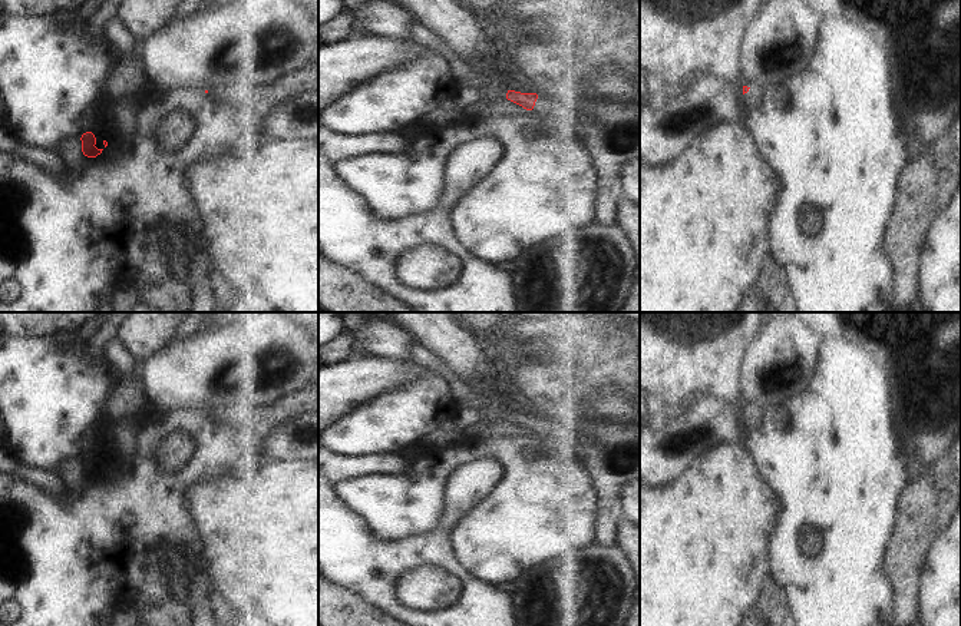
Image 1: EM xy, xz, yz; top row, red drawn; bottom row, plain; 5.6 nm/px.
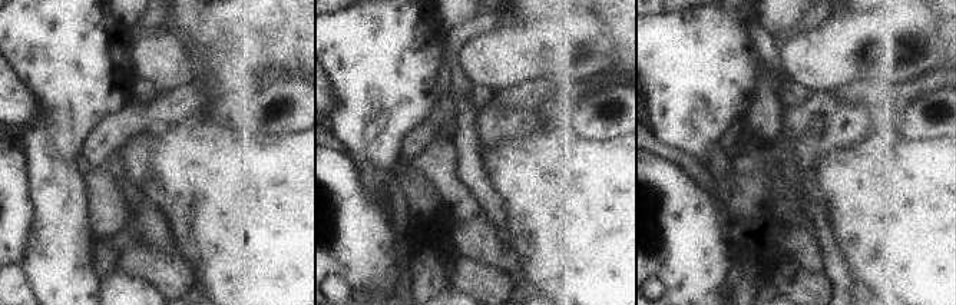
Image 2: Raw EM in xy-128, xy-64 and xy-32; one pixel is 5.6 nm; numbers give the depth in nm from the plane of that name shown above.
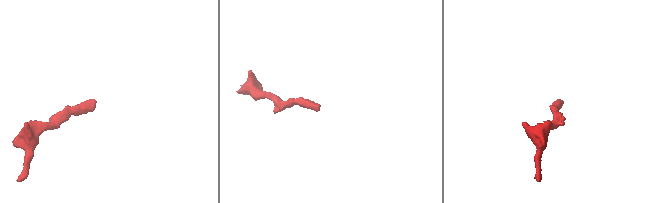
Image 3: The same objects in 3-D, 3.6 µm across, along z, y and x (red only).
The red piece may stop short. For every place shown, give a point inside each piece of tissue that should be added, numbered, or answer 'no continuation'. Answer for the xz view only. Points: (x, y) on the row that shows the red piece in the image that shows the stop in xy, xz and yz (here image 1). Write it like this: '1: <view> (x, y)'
no continuation

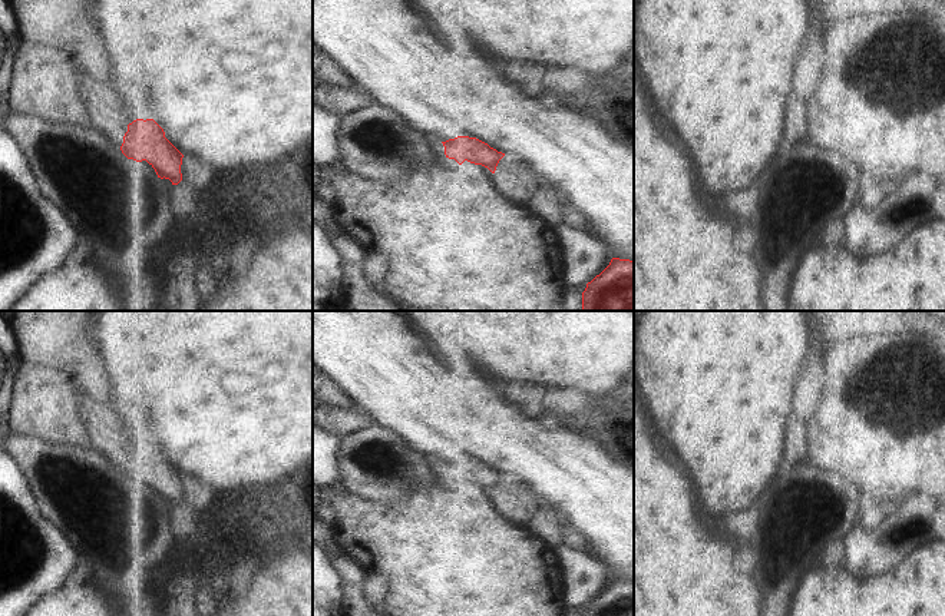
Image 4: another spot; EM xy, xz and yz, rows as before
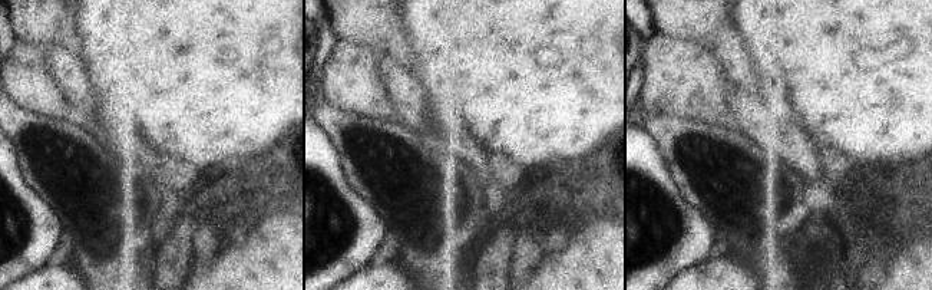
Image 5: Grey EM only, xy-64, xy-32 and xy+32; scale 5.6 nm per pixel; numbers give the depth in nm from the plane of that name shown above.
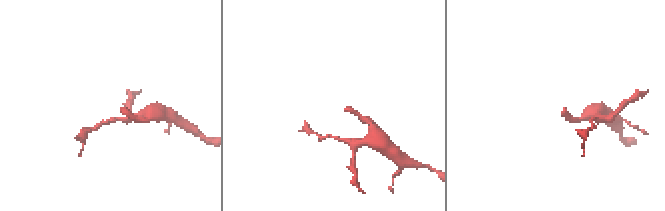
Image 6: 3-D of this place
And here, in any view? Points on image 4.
1: xz (438, 148)

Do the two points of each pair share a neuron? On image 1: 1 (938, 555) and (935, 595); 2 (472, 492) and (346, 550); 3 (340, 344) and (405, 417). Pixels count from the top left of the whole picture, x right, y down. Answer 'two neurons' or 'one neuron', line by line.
1: one neuron
2: one neuron
3: two neurons

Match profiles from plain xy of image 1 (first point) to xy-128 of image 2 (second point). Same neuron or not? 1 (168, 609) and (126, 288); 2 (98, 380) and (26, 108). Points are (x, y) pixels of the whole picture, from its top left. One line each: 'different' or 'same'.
1: different
2: different

